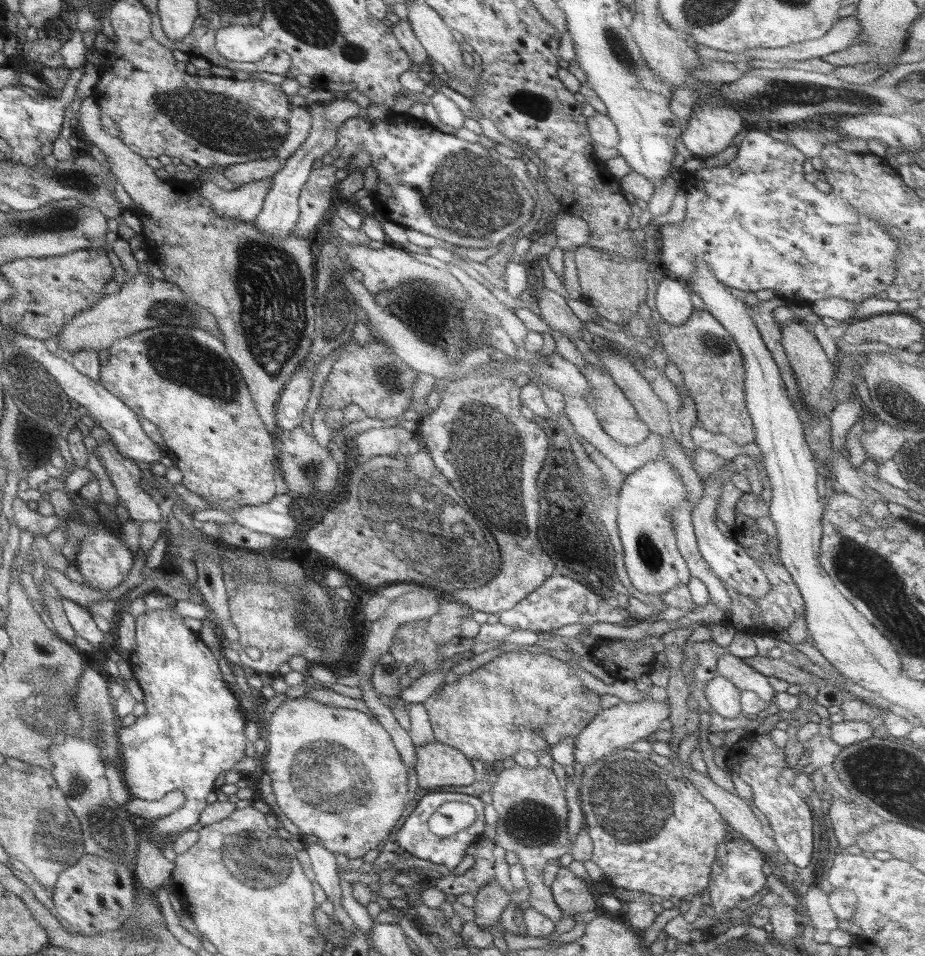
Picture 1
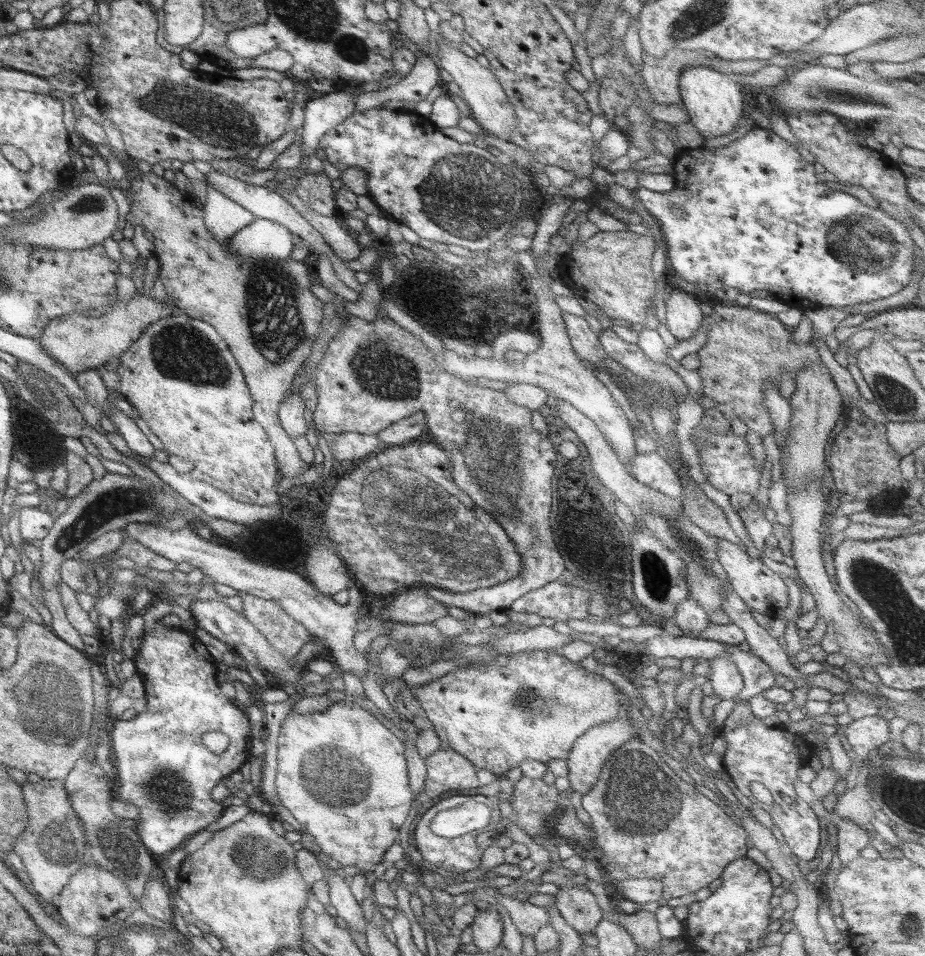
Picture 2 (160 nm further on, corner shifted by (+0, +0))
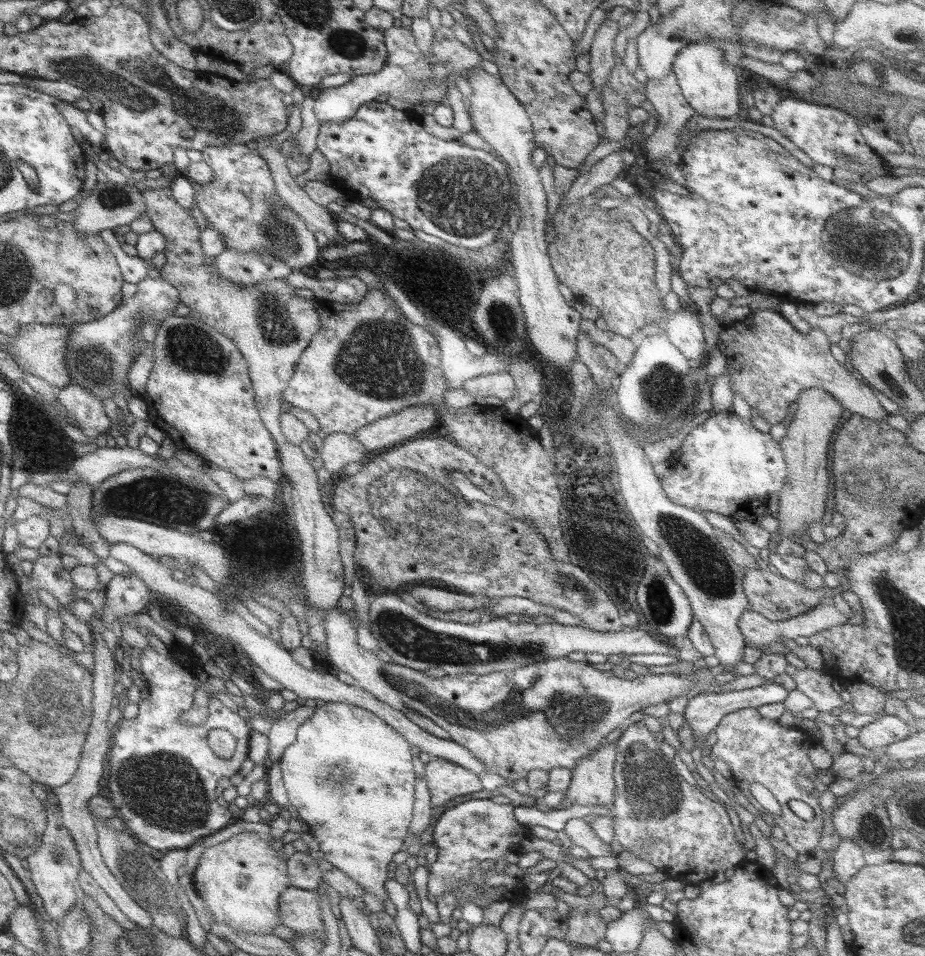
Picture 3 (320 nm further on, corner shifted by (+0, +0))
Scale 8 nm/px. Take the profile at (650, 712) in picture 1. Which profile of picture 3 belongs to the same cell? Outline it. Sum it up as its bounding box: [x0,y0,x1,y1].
[563,742,615,807]

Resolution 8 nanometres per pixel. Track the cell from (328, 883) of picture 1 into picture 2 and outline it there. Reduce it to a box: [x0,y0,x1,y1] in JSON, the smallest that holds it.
[325,875,366,934]

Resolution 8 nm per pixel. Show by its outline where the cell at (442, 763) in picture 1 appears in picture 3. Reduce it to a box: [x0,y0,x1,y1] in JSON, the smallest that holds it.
[423,758,481,807]

